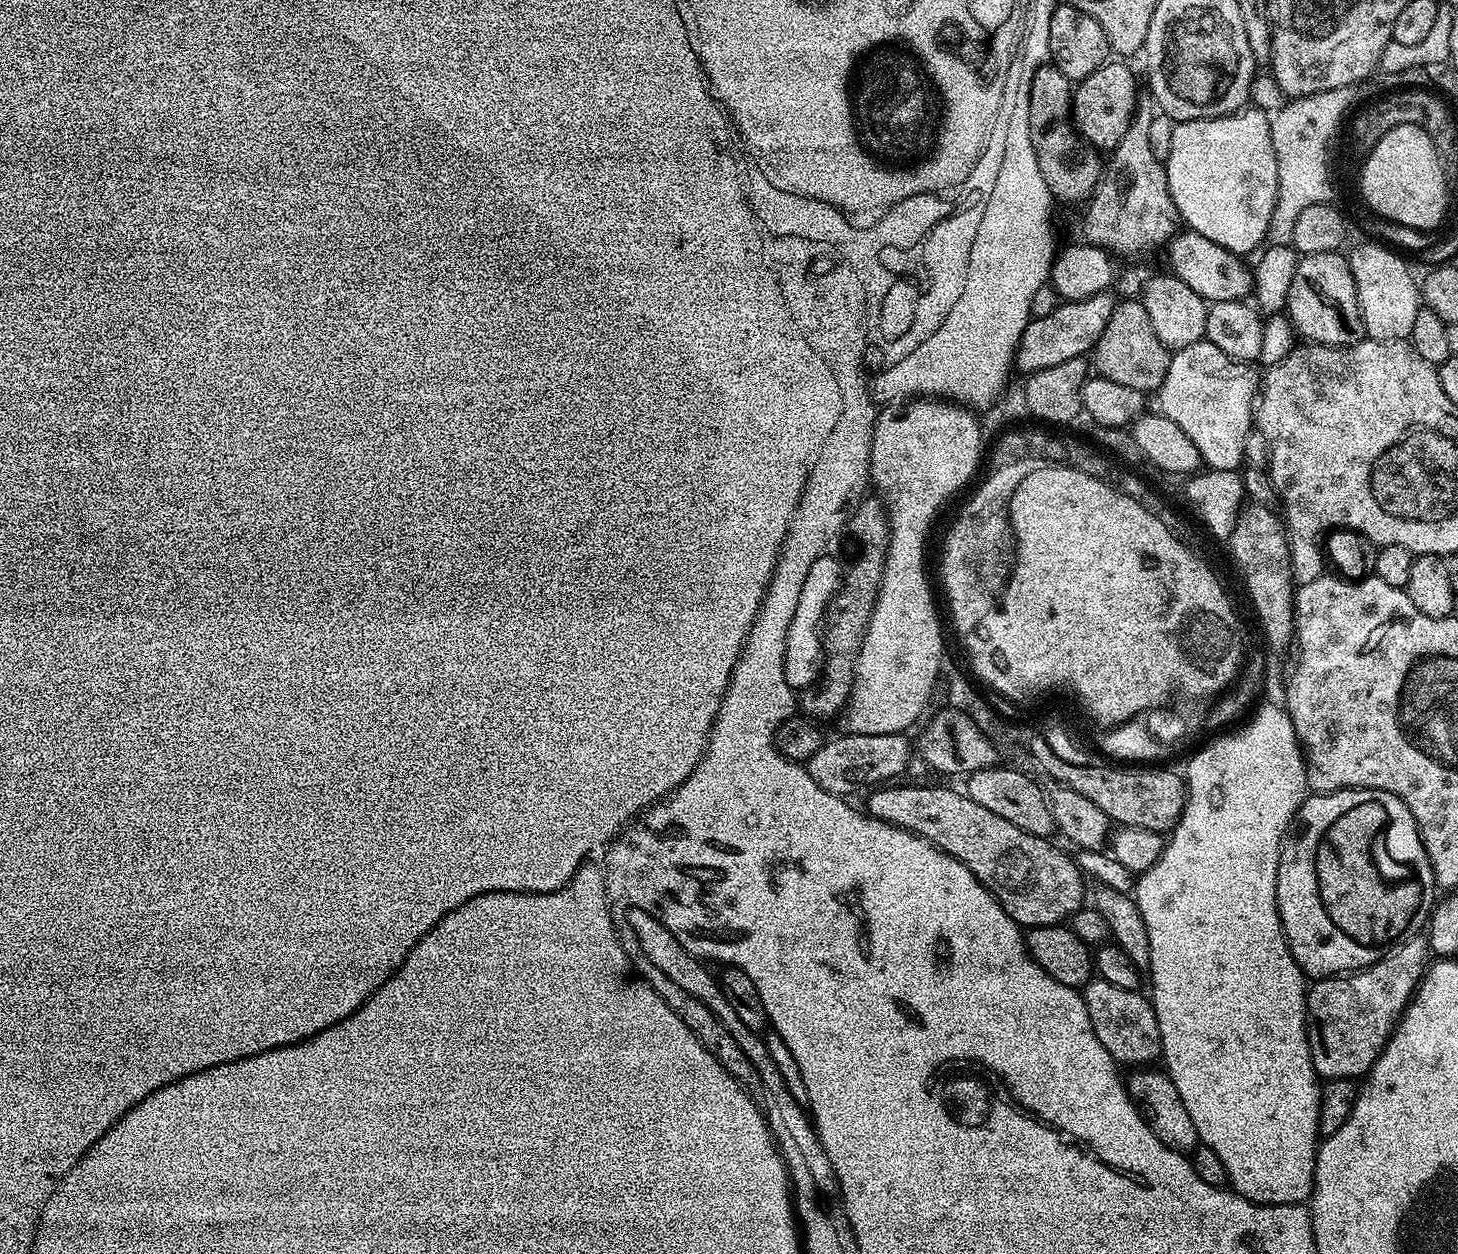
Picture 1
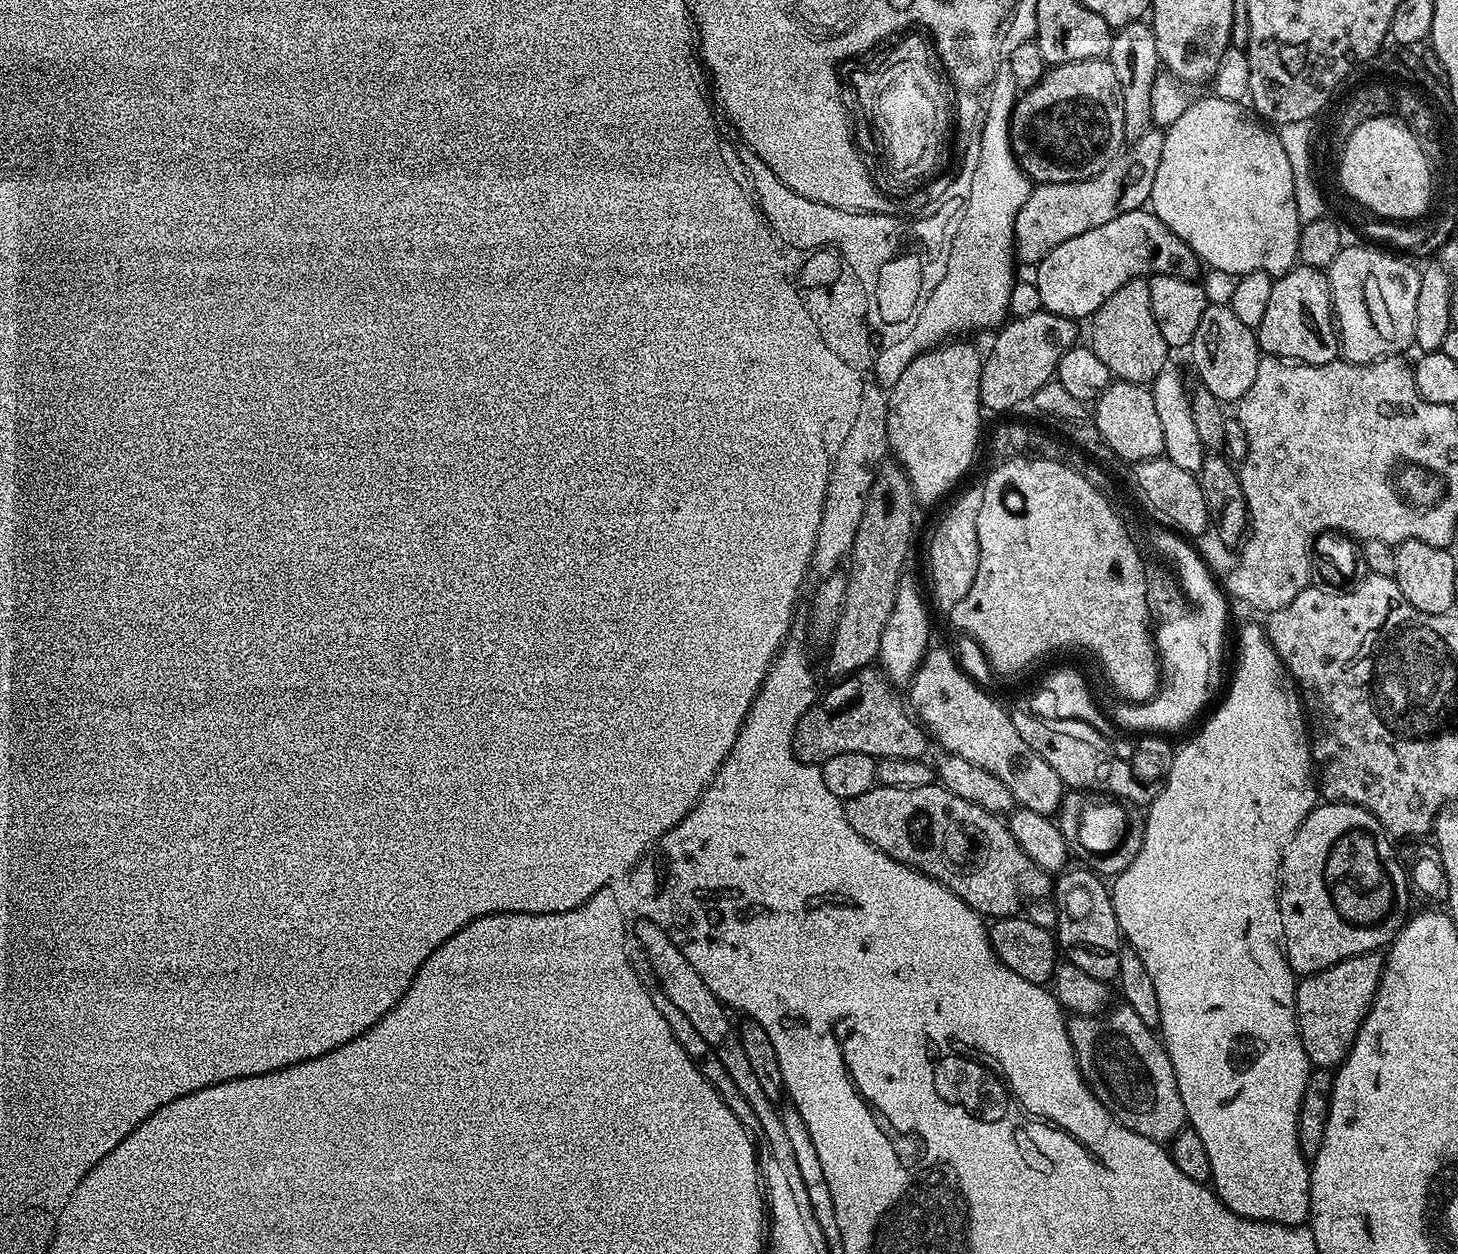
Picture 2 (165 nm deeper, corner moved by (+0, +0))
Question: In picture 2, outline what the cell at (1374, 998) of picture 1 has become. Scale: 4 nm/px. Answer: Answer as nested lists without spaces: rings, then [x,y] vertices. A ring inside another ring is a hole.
[[[1383,951],[1363,952],[1350,956],[1321,972],[1305,976],[1296,986],[1296,1025],[1309,1065],[1335,1069],[1343,1064],[1356,1040],[1362,1022],[1367,1018],[1384,972]]]

